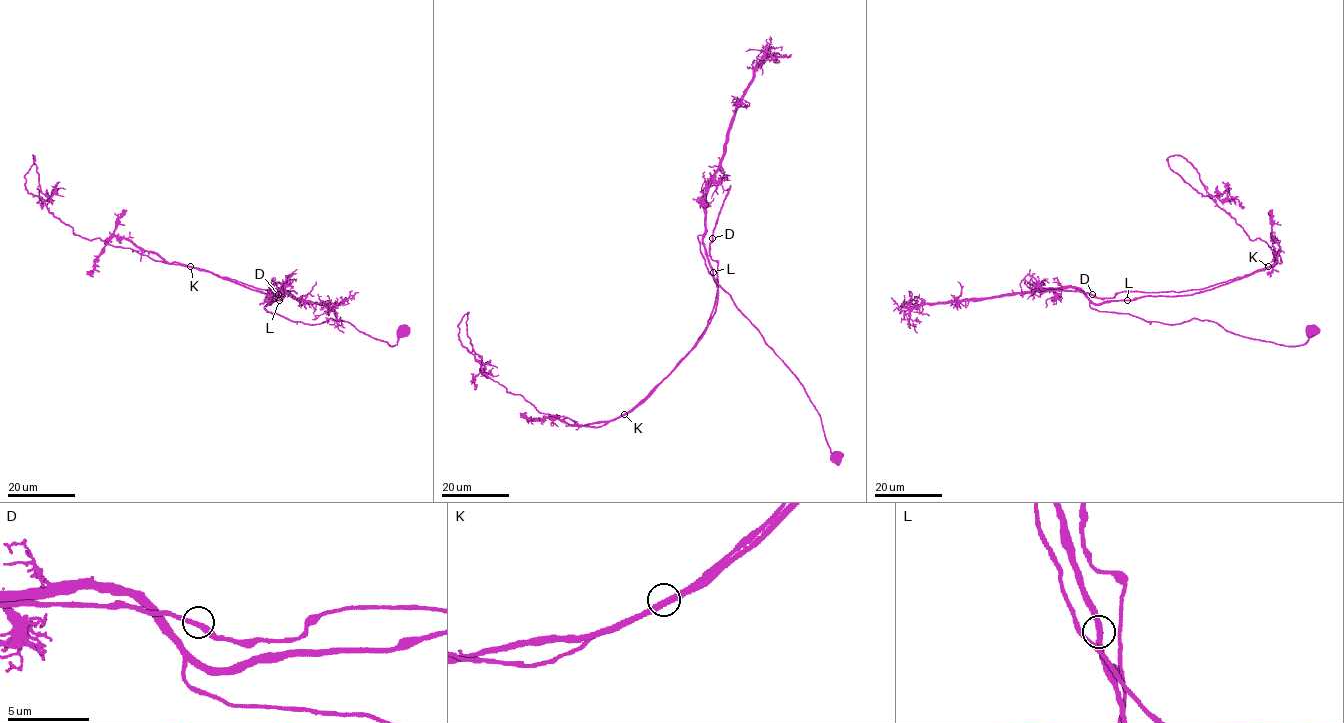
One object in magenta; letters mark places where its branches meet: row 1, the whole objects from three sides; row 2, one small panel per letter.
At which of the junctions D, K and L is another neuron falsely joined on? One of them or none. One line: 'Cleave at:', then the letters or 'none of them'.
Cleave at: K

